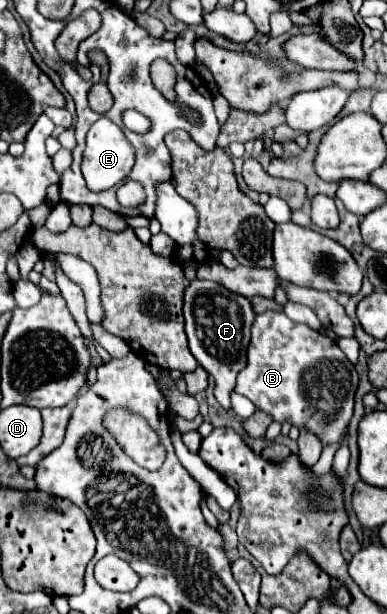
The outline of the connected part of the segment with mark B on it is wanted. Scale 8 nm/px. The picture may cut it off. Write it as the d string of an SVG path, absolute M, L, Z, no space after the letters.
M267 311L257 315L251 327L251 343L247 349L247 367L239 371L235 391L247 397L259 411L273 417L279 423L291 423L295 427L305 427L321 439L321 445L339 443L345 435L349 419L353 415L353 397L357 391L357 369L337 347L335 339L291 321L283 311Z

